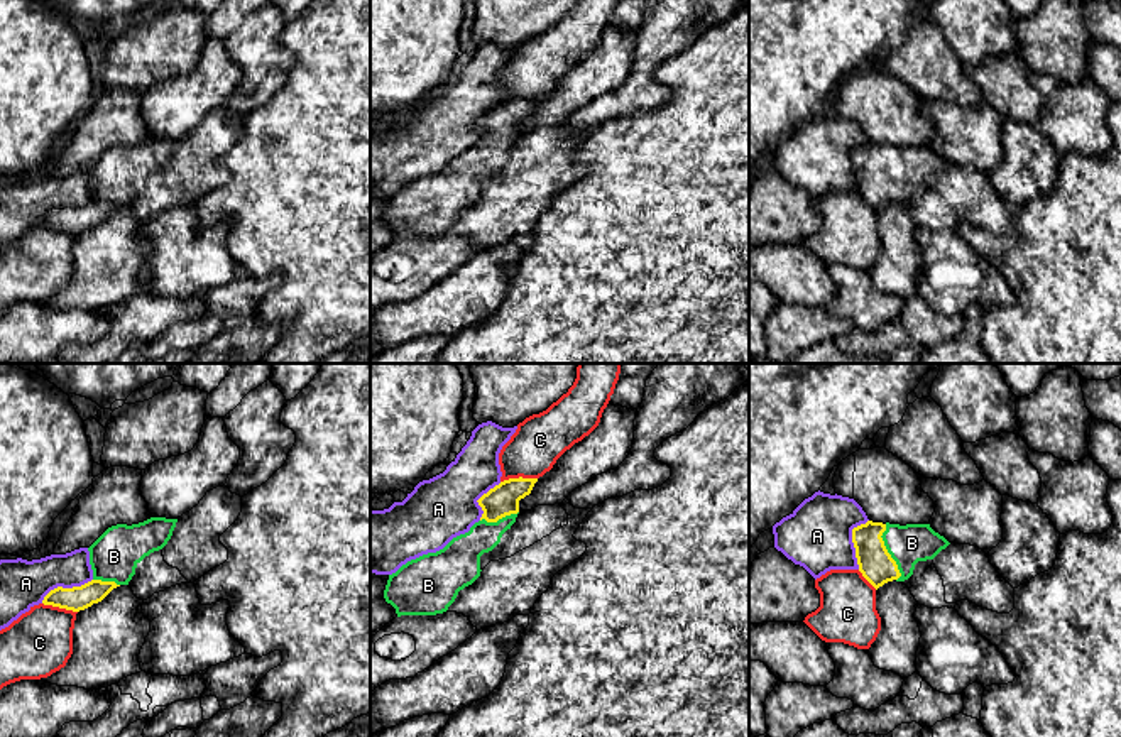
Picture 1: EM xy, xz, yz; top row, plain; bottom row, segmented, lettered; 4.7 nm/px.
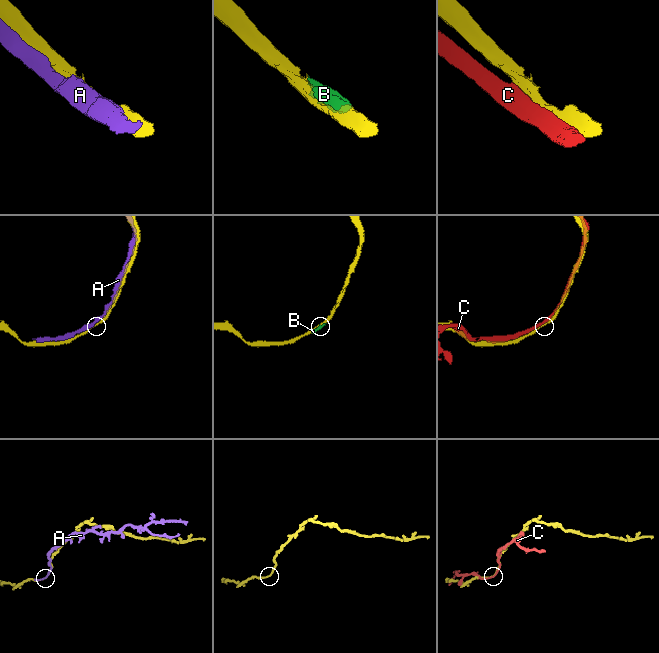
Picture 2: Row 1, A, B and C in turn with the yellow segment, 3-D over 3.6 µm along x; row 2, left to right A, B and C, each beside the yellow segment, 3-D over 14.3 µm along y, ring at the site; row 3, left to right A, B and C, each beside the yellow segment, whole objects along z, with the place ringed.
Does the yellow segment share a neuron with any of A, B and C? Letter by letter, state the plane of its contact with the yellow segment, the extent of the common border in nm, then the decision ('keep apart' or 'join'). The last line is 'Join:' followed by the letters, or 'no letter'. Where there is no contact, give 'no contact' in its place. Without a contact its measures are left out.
A: meets yellow in yz; contact 240 nm long; keep apart
B: meets yellow in yz; contact 280 nm long; join
C: meets yellow in xz; contact 180 nm long; keep apart
Join: B

